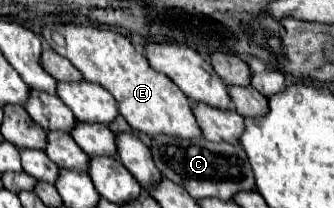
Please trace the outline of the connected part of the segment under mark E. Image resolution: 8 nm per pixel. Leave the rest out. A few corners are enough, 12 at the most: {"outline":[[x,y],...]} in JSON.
{"outline":[[44,28],[134,132],[202,138],[186,94],[122,34]]}

